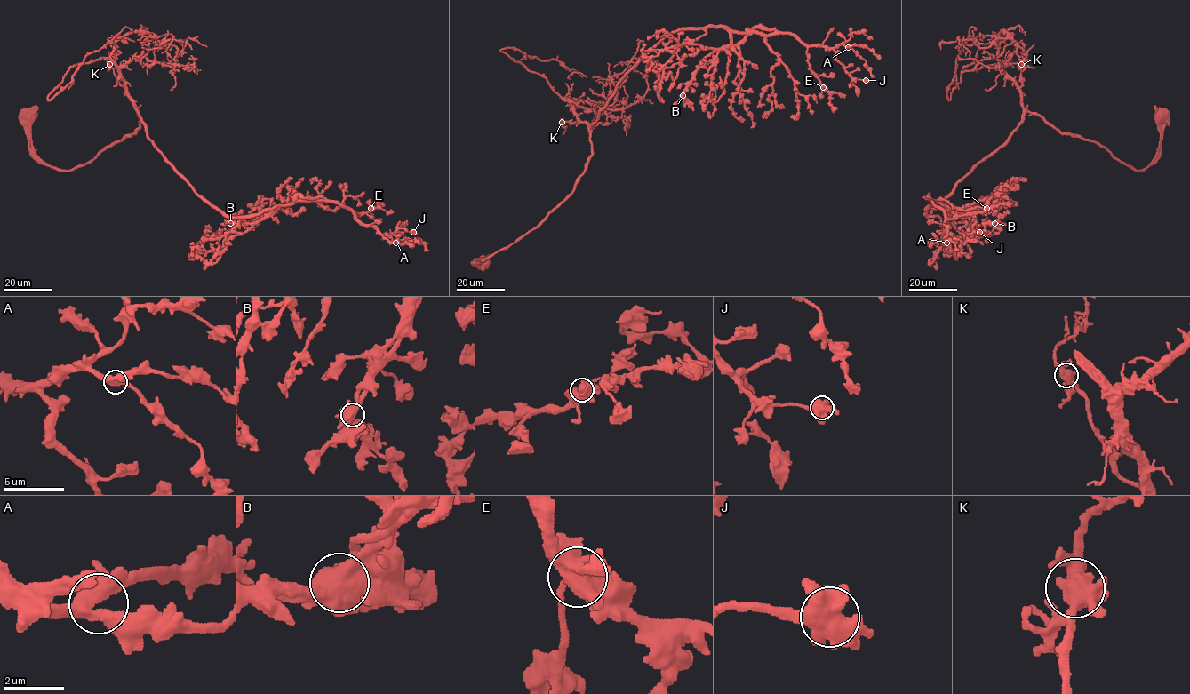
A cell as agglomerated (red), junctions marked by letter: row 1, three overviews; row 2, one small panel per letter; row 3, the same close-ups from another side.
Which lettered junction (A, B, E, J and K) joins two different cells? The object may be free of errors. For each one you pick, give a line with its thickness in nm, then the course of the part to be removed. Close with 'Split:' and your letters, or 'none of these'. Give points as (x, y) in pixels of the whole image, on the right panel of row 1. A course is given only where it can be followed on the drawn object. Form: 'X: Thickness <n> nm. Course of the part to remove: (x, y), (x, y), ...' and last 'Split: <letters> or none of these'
B: Thickness 700 nm. Course of the part to remove: (994, 223), (955, 223), (948, 217), (947, 211), (962, 211), (994, 199), (1010, 199), (1015, 203), (1010, 204)
Split: B

